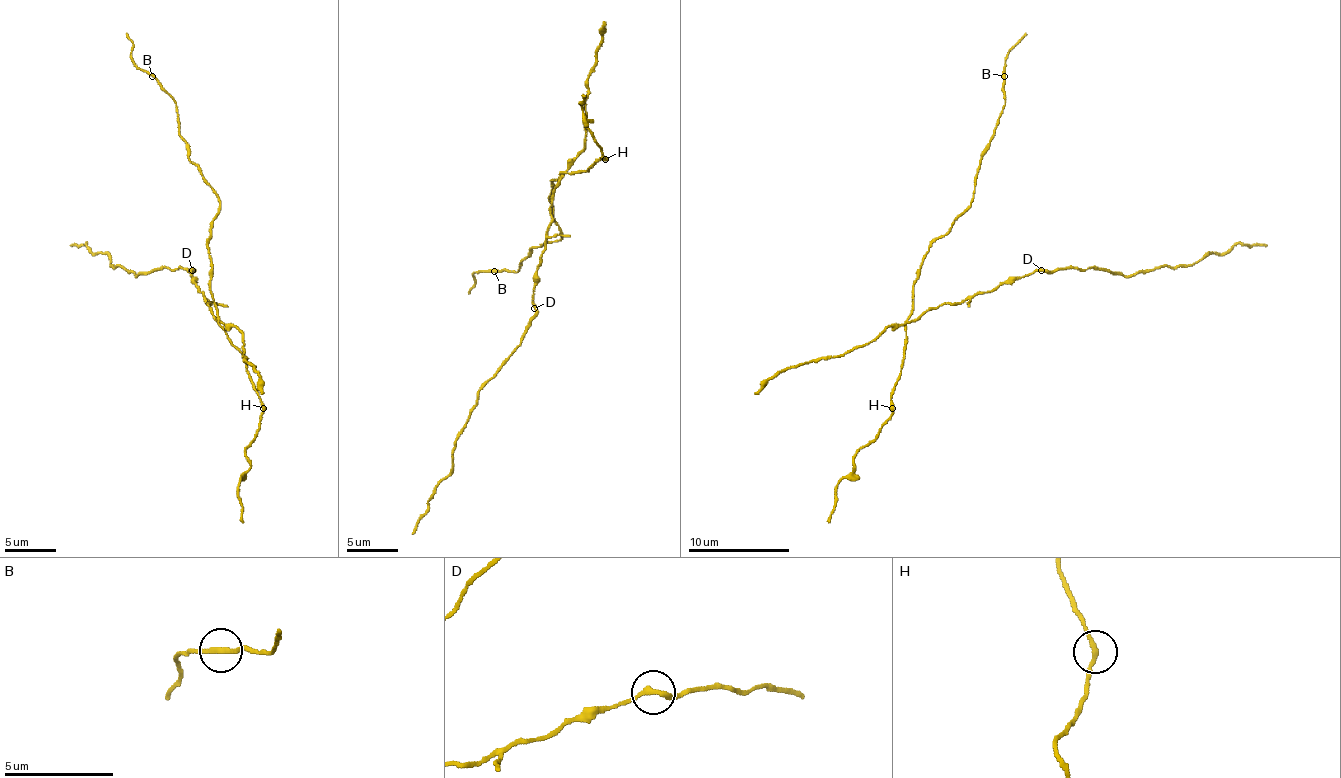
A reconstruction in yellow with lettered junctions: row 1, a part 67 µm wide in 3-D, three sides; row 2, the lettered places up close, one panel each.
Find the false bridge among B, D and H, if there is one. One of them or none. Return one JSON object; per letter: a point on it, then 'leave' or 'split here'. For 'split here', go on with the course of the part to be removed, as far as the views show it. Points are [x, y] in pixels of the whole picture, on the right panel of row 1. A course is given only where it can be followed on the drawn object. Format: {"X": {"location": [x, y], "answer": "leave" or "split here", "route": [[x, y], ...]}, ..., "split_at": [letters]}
{"B": {"location": [1004, 76], "answer": "leave"}, "D": {"location": [1041, 270], "answer": "leave"}, "H": {"location": [892, 408], "answer": "split here", "route": [[891, 407], [891, 417], [878, 435], [858, 450], [853, 468], [838, 483], [828, 521]]}, "split_at": ["H"]}

